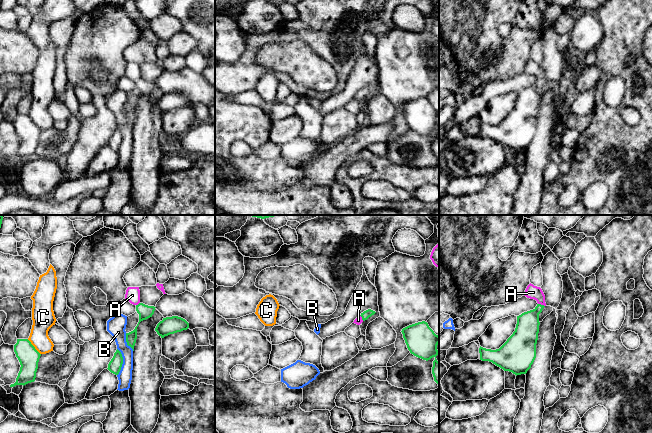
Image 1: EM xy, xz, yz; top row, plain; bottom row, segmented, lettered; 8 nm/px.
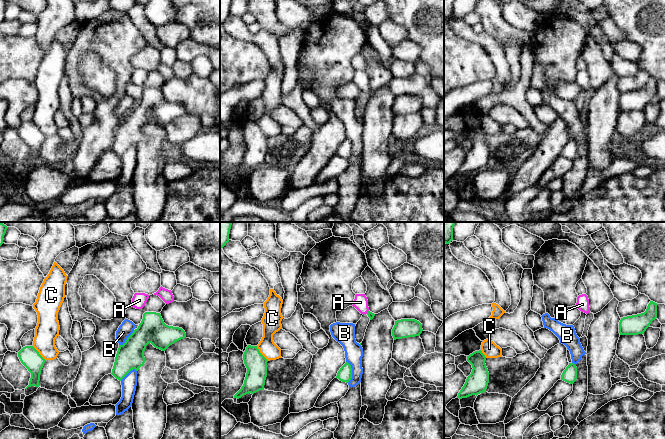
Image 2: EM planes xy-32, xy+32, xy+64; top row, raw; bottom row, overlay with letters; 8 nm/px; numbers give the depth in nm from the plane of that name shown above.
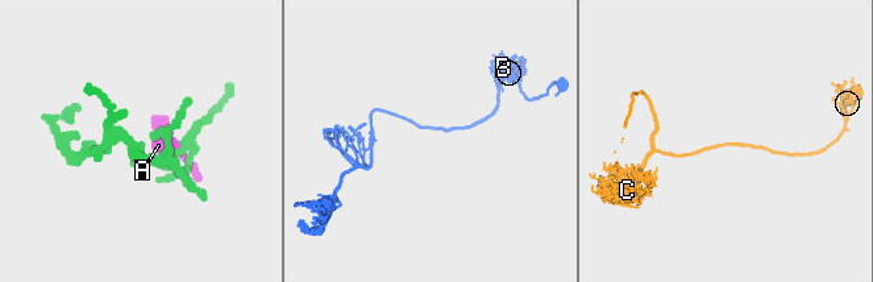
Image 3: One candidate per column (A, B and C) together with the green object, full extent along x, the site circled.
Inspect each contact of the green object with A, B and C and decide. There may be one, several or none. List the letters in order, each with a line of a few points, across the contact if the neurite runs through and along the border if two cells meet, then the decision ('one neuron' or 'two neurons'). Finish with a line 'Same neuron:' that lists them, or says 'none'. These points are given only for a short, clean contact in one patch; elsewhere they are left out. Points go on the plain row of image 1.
A: line yz (527, 104), (529, 96), (540, 80), (540, 75), (533, 68); one neuron
B: line xy (117, 124), (122, 133), (122, 142), (117, 151); two neurons
C: two neurons
Same neuron: A

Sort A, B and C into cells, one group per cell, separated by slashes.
A / B / C

